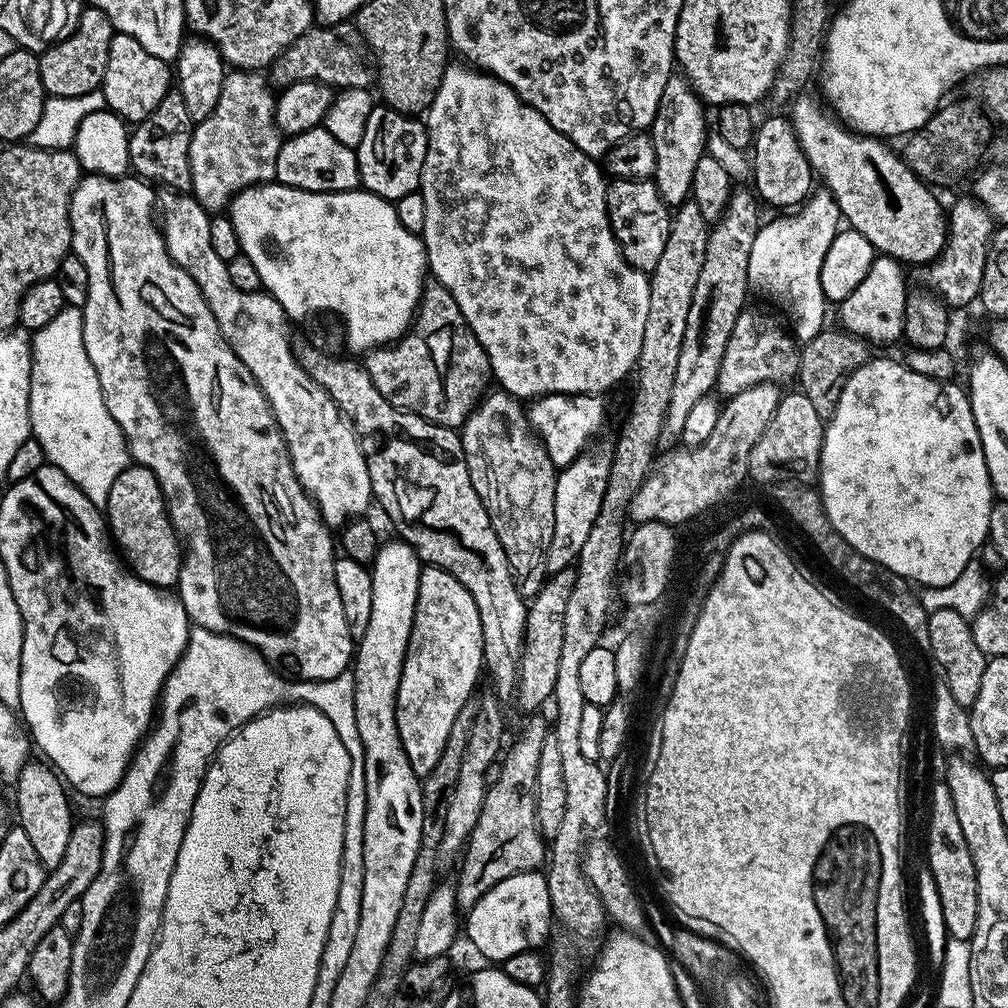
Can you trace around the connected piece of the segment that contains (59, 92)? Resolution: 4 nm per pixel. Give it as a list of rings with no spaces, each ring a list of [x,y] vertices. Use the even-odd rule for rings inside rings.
[[[85,6],[81,10],[76,29],[69,36],[57,40],[39,53],[40,73],[45,93],[58,98],[78,98],[82,94],[97,91],[104,83],[113,35],[114,29],[110,18],[106,18],[102,10]]]

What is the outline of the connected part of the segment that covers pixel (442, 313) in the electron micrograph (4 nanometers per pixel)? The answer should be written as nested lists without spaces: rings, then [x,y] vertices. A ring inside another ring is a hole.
[[[435,282],[425,283],[412,327],[399,340],[373,348],[362,363],[370,382],[386,402],[447,428],[459,429],[463,425],[485,395],[488,380],[490,384],[484,347],[468,329],[454,294]]]

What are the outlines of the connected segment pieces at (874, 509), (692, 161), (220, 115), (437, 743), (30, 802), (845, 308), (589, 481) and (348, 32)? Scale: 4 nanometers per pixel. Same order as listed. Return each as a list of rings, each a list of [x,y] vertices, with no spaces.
[[[870,358],[842,386],[842,398],[838,398],[838,406],[834,414],[827,417],[820,455],[820,474],[818,477],[818,491],[824,500],[824,509],[838,534],[858,550],[866,558],[878,562],[886,570],[903,576],[905,580],[916,586],[925,588],[944,587],[953,583],[966,564],[981,551],[982,545],[988,540],[988,527],[990,526],[990,510],[994,503],[994,493],[990,474],[986,470],[986,458],[982,450],[982,442],[978,434],[978,426],[974,422],[972,407],[968,401],[967,391],[959,388],[959,383],[945,382],[926,378],[926,374],[914,374],[899,359],[876,360]]]
[[[674,74],[666,82],[666,90],[656,107],[656,117],[650,129],[654,142],[654,174],[658,194],[670,206],[679,206],[692,195],[694,169],[698,158],[706,154],[706,131],[704,132],[705,105],[692,91],[692,85],[683,74]]]
[[[232,70],[225,75],[218,106],[214,106],[212,113],[193,127],[190,138],[190,192],[208,213],[223,213],[242,190],[251,188],[253,184],[276,180],[282,133],[274,118],[275,109],[276,96],[267,75],[256,70]]]
[[[425,567],[420,573],[420,585],[416,591],[414,626],[410,630],[410,642],[396,695],[398,738],[402,740],[402,750],[406,750],[406,758],[410,760],[410,766],[416,771],[417,776],[426,777],[430,774],[430,770],[434,770],[442,754],[442,746],[446,746],[446,737],[450,735],[450,726],[454,723],[454,717],[468,700],[473,699],[477,691],[476,679],[479,678],[480,672],[482,676],[483,668],[482,622],[478,614],[478,606],[474,606],[474,598],[470,598],[470,590],[466,590],[466,586],[462,586],[462,582],[458,582],[458,578],[454,578],[446,570]]]
[[[29,762],[22,774],[15,780],[16,812],[20,815],[18,826],[26,830],[26,838],[34,845],[40,865],[51,870],[62,862],[62,854],[66,854],[66,845],[70,843],[74,819],[72,820],[72,804],[68,801],[70,795],[65,781],[61,779],[55,768],[47,763]]]
[[[877,255],[872,261],[870,270],[858,286],[846,299],[839,301],[839,327],[845,332],[861,336],[869,345],[892,344],[904,335],[904,319],[906,318],[906,298],[910,285],[904,281],[905,265],[893,256]]]
[[[589,447],[580,453],[574,462],[570,462],[565,468],[559,469],[554,486],[554,534],[550,537],[550,550],[546,550],[546,566],[549,573],[558,570],[566,570],[573,567],[578,557],[582,554],[582,546],[598,518],[598,510],[602,510],[602,498],[606,494],[606,482],[612,465],[612,453],[606,447]]]
[[[339,22],[329,28],[313,26],[270,65],[270,80],[280,90],[289,88],[296,80],[317,80],[333,90],[371,89],[377,83],[376,61],[355,23]]]

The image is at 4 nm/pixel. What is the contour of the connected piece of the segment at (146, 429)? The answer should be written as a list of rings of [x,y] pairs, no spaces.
[[[88,174],[78,182],[70,198],[71,251],[78,258],[82,258],[82,266],[86,266],[86,274],[90,274],[90,290],[82,309],[86,354],[90,354],[90,362],[94,362],[94,370],[102,386],[102,398],[106,398],[106,410],[110,410],[114,422],[118,422],[126,438],[129,457],[154,474],[164,495],[168,520],[184,543],[178,595],[189,621],[197,628],[205,628],[223,636],[233,636],[243,644],[258,649],[273,668],[289,677],[297,680],[333,680],[338,678],[338,674],[349,671],[354,660],[354,641],[346,626],[346,614],[342,614],[342,598],[334,582],[334,566],[338,556],[334,551],[333,533],[320,519],[316,503],[308,497],[294,474],[284,435],[276,425],[267,398],[254,382],[250,370],[242,366],[242,362],[220,333],[218,322],[202,290],[198,290],[194,278],[190,278],[190,274],[186,274],[186,270],[179,268],[170,258],[161,225],[157,217],[156,220],[152,217],[152,208],[154,212],[158,204],[157,193],[152,191],[154,188],[151,183],[132,174],[119,178]]]

